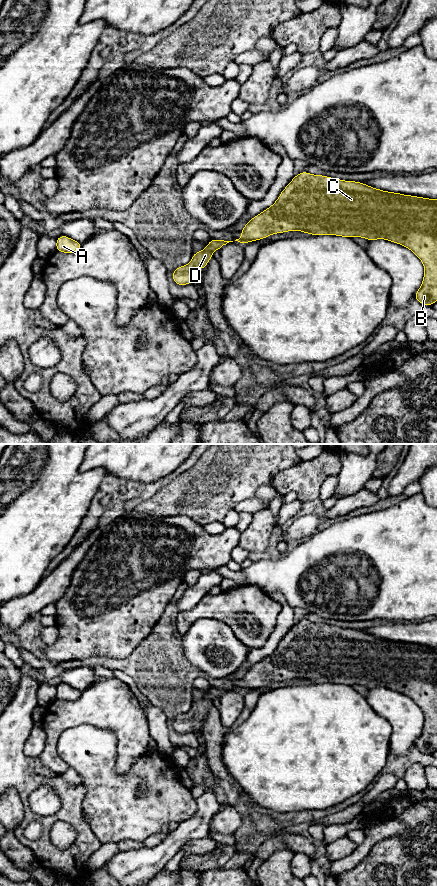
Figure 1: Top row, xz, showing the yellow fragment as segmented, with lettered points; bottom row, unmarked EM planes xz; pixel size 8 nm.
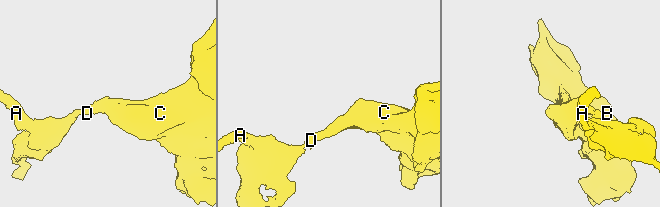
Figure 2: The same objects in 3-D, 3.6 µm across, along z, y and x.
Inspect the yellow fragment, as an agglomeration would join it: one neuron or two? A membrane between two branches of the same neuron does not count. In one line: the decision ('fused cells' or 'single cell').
single cell

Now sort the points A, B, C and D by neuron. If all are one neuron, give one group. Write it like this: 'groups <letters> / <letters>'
groups A B C D

